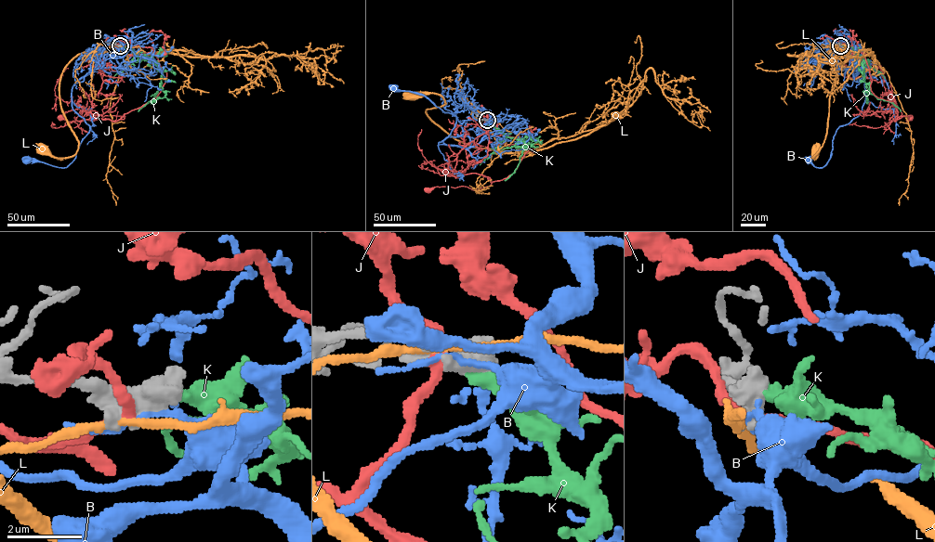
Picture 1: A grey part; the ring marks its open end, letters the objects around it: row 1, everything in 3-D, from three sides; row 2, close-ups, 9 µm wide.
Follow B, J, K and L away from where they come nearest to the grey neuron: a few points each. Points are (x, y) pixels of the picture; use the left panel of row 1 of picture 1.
B: (120, 45), (119, 66), (95, 68), (72, 87), (72, 109), (90, 129), (75, 158), (65, 167), (28, 161)
J: (119, 45), (151, 47), (166, 73), (161, 91), (124, 119), (105, 115), (68, 122), (60, 117)
K: (120, 45), (138, 56), (151, 58), (162, 74), (158, 92), (138, 111)
L: (119, 46), (131, 70), (128, 55), (103, 51), (68, 65), (59, 105), (78, 150), (45, 149)

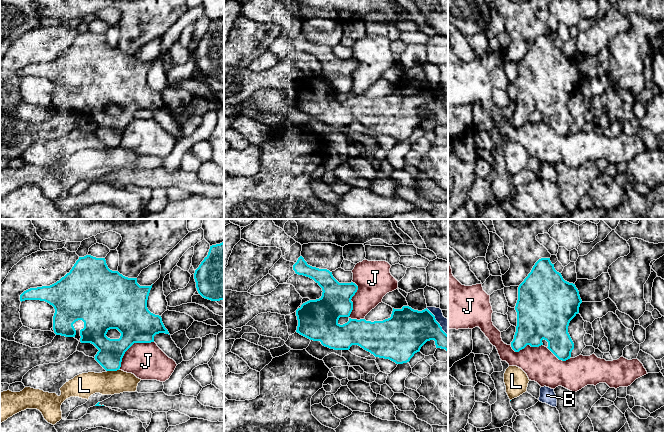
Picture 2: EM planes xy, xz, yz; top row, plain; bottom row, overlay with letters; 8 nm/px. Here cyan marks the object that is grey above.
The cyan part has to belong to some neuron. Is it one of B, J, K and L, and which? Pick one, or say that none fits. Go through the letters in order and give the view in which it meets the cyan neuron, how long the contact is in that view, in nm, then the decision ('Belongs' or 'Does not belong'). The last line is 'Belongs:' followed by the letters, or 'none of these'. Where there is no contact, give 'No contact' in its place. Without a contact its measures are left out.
B: Touches cyan in xz. Shared border 280 nm. Does not belong
J: Touches cyan in xz. Shared border 320 nm. Does not belong
K: No contact. Belongs
L: Touches cyan in xy. Shared border 110 nm. Does not belong
Belongs: K

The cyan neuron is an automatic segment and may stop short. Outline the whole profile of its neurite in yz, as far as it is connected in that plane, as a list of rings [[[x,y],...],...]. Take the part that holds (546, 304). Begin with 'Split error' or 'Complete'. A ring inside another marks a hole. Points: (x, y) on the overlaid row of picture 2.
Complete. [[[541,258],[518,287],[518,300],[515,306],[517,326],[511,347],[519,352],[527,345],[539,347],[542,340],[548,342],[548,349],[562,361],[570,359],[574,343],[568,333],[570,321],[579,313],[582,300],[575,284],[565,281],[557,272],[550,258]]]

